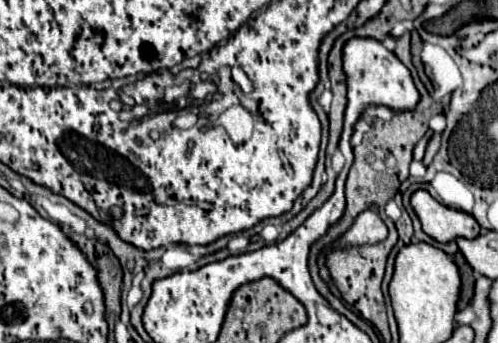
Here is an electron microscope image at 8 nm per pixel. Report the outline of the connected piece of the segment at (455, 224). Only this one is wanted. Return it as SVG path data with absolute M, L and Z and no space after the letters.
M427 190L413 192L411 206L421 220L423 232L437 242L449 242L459 236L475 238L479 234L479 224L471 214L437 202Z

